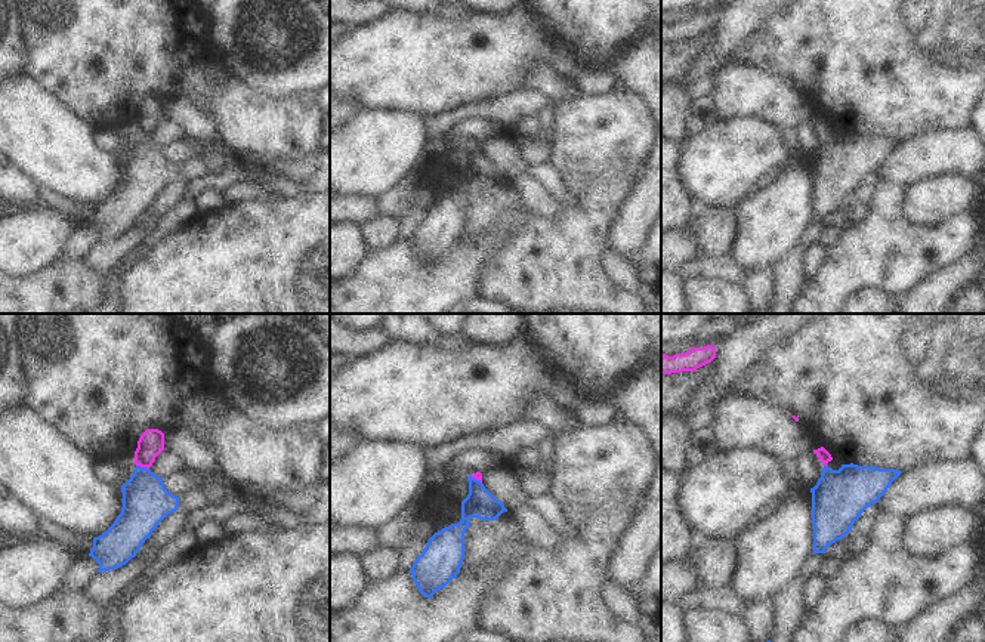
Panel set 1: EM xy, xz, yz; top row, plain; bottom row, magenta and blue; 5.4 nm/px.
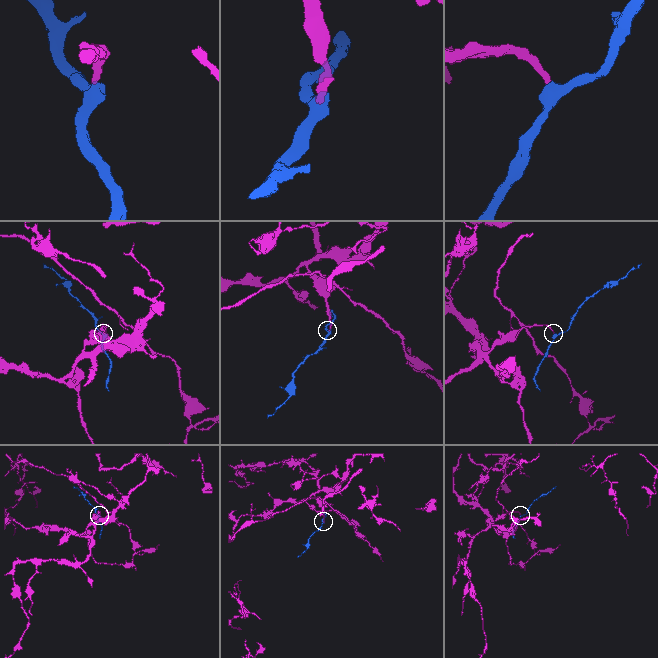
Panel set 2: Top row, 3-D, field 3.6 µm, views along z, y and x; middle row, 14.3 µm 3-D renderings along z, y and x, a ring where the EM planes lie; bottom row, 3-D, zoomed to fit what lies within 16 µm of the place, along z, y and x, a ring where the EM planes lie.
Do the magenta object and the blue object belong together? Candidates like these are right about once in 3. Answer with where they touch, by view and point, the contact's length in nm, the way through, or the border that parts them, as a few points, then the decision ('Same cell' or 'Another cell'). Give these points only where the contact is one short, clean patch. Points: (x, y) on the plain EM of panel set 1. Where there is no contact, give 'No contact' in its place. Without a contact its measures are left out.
Touches magenta at xy (142, 135). Shared border 80 nm. Boundary: xy (136, 133), (148, 138). Another cell

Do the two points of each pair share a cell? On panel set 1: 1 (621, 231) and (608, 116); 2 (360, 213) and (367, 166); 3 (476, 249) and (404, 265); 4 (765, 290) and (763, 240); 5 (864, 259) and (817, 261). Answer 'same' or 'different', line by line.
1: different
2: different
3: same
4: different
5: different

